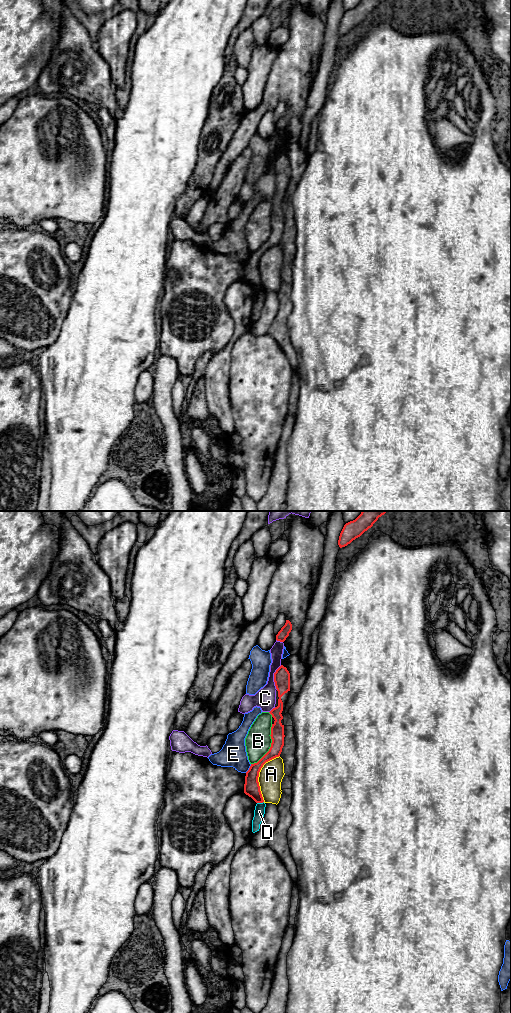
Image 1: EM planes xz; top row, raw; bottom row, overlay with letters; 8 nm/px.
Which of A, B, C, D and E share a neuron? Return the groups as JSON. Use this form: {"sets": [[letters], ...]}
{"sets": [["A"], ["B", "D"], ["C"], ["E"]]}

